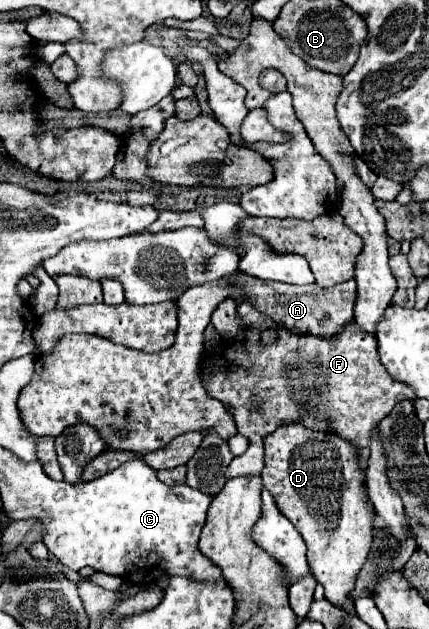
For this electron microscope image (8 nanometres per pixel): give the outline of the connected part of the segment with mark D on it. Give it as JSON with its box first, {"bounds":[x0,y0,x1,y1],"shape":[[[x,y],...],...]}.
{"bounds":[263,422,375,612],"shape":[[[303,422],[281,424],[263,442],[263,486],[273,494],[281,514],[289,518],[305,540],[309,568],[325,588],[325,598],[353,612],[347,596],[369,556],[375,530],[375,510],[365,494],[357,444],[331,432],[315,432]]]}

